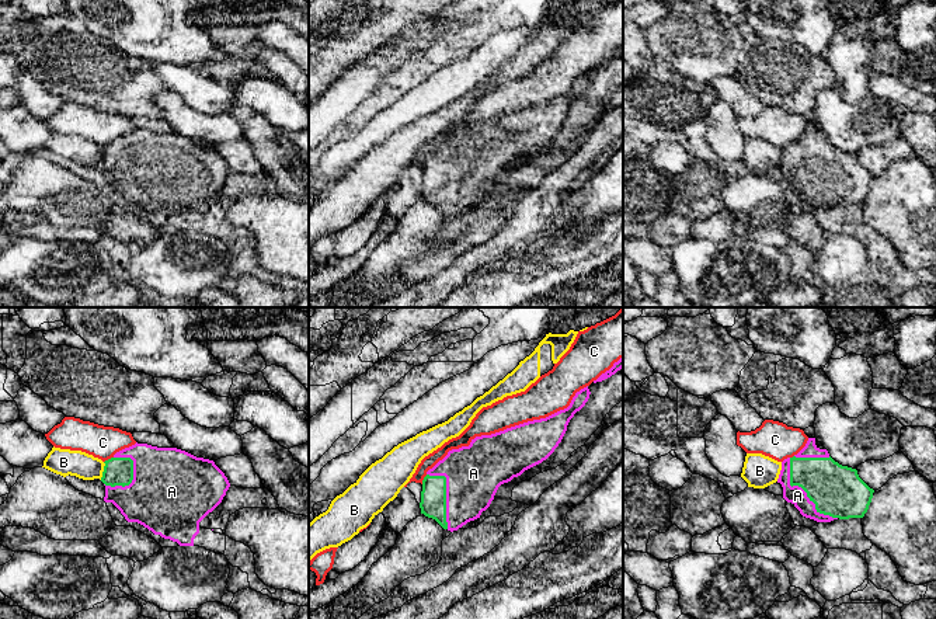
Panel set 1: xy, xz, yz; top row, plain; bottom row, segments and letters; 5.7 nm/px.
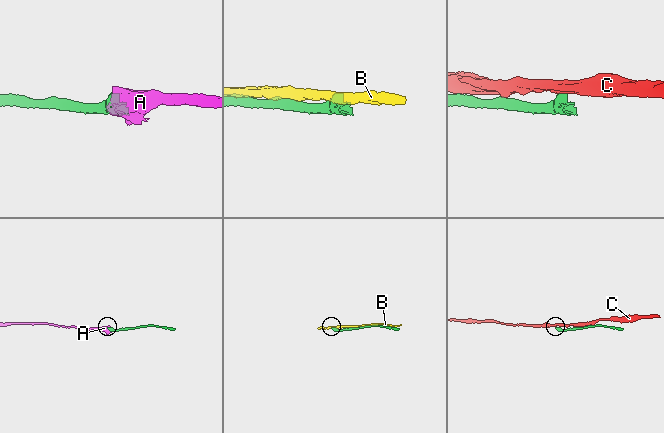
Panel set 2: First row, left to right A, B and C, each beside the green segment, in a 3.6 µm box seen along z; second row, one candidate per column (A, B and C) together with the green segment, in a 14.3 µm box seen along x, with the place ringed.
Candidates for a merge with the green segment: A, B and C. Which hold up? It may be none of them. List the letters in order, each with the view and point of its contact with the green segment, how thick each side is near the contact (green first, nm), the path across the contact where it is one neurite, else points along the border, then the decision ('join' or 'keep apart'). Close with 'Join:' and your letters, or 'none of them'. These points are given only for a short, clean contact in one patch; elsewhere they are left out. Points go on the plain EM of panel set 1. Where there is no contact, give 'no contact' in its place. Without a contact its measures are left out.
A: yz (803, 174) | 300/100 nm | join
B: xy (104, 156) | 160/150 nm | keep apart
C: xy (108, 145) | 160/190 nm | along xy (112, 142), (104, 148) | keep apart
Join: A

